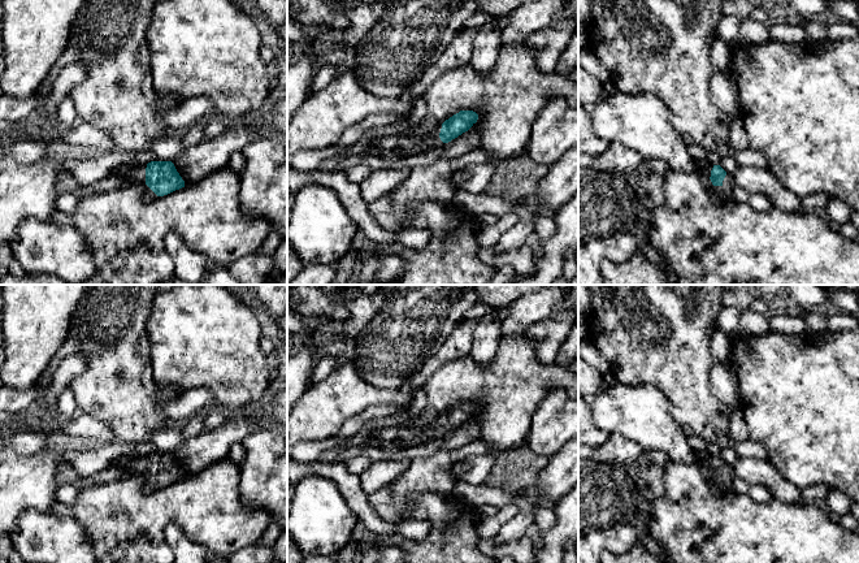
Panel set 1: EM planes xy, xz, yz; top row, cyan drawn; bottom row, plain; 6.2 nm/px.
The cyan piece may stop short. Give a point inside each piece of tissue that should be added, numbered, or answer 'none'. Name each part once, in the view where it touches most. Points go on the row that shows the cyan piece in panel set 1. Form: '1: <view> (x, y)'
1: xy (138, 176)

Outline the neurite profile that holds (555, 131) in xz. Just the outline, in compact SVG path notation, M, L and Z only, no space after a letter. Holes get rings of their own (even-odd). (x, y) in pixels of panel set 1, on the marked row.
M558 96L532 124L526 152L542 165L551 166L564 153L578 147L578 105L569 105Z

